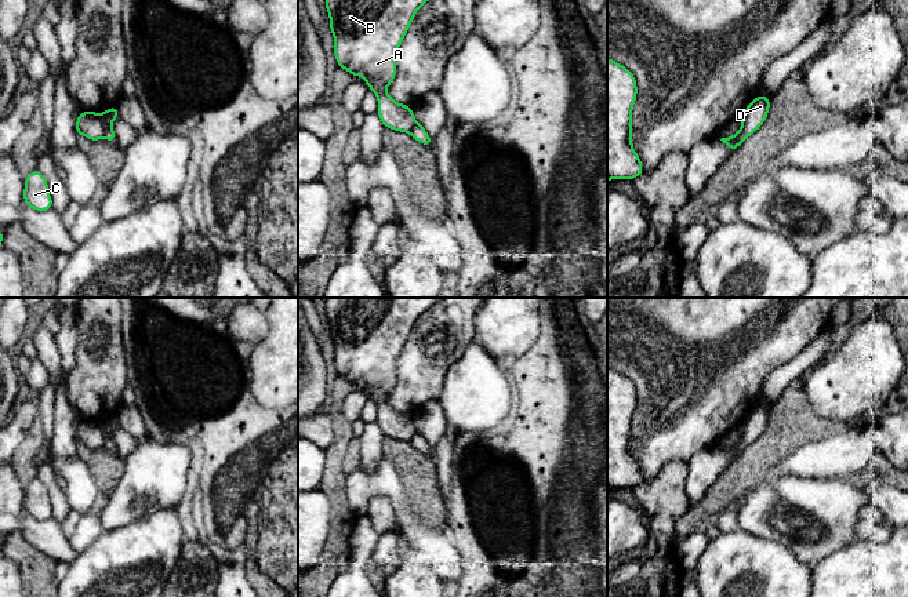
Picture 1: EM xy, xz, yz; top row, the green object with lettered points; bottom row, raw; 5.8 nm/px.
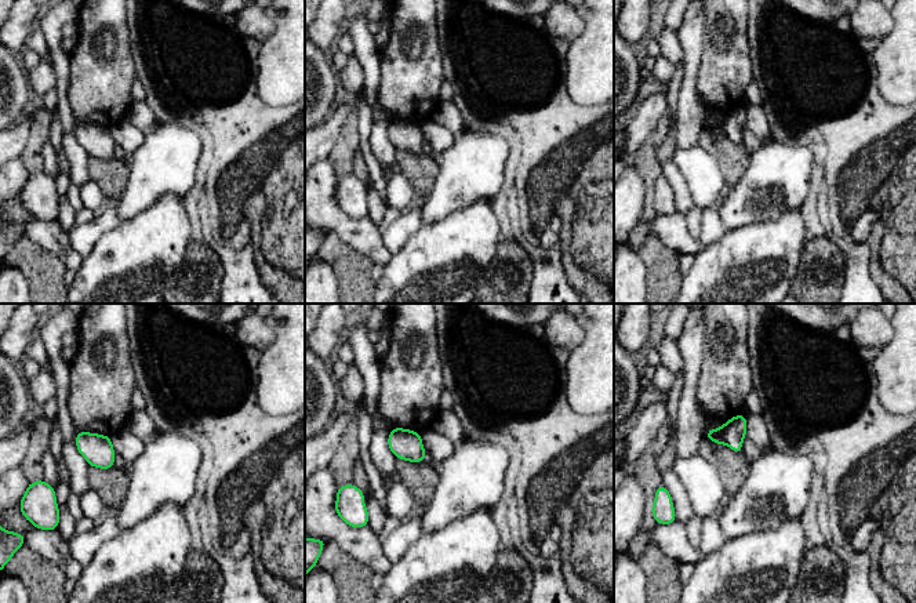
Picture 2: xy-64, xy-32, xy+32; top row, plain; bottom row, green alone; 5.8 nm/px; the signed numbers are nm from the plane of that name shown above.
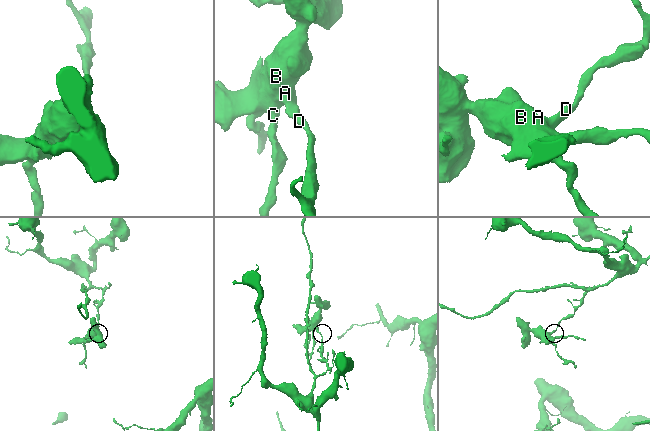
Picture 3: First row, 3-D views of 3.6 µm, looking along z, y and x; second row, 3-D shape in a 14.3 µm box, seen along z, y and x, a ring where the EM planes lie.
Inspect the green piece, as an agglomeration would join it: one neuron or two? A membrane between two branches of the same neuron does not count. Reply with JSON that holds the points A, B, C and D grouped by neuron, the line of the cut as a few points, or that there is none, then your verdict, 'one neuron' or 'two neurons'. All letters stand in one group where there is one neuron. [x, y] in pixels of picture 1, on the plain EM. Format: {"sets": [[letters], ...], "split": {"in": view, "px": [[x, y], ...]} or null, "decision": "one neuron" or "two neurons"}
{"sets": [["A", "B", "C"], ["D"]], "split": {"in": "xy", "px": [[100, 423], [105, 446]]}, "decision": "two neurons"}

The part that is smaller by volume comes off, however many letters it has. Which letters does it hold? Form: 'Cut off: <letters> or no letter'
Cut off: A, B, C

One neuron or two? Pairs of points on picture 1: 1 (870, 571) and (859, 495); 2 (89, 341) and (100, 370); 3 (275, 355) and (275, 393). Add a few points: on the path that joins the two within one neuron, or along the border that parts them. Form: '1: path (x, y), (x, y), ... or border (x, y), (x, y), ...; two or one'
1: border (857, 541), (828, 556); two
2: path (95, 348), (100, 352), (100, 363); one
3: path (275, 364), (275, 383); one

